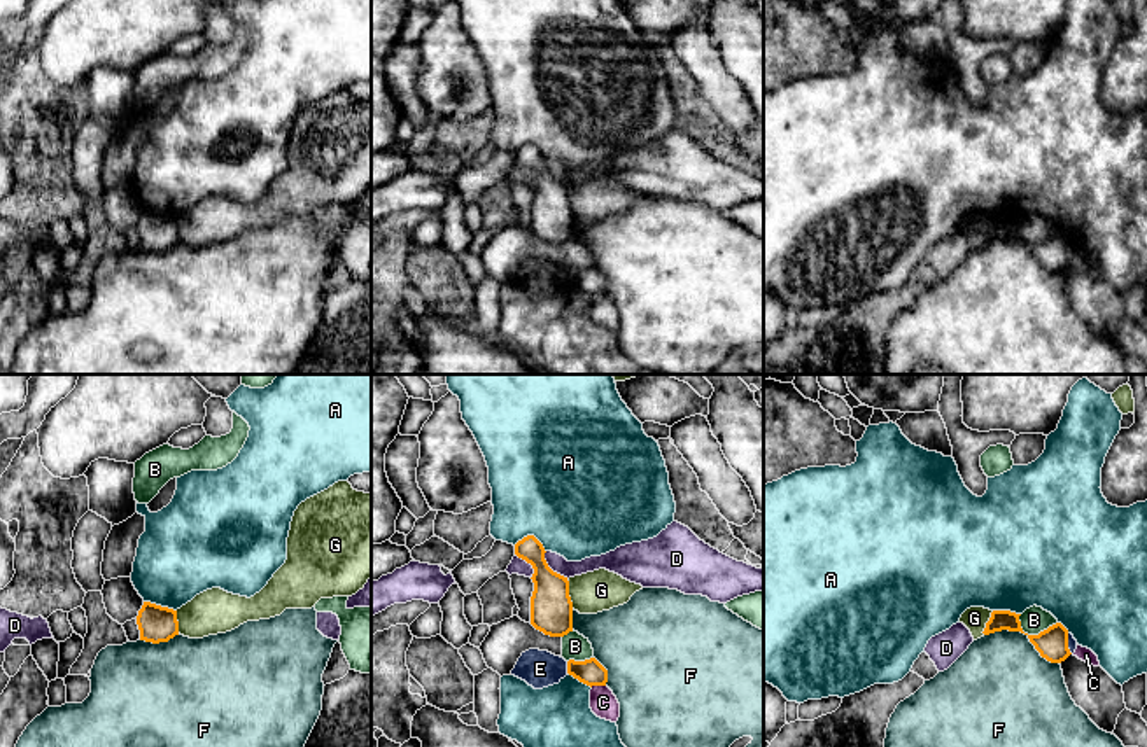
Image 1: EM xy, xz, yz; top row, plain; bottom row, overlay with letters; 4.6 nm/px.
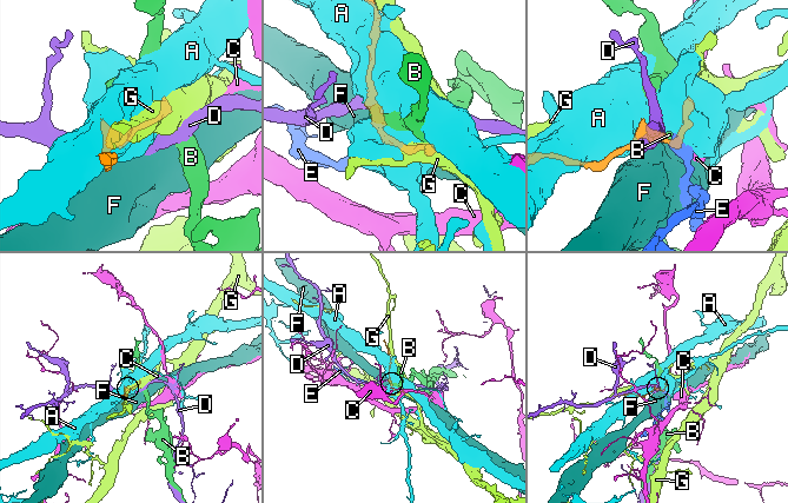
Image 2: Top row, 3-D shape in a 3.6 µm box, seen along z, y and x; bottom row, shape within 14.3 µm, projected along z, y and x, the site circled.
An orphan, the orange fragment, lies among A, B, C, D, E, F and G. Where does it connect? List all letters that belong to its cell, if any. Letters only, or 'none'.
G

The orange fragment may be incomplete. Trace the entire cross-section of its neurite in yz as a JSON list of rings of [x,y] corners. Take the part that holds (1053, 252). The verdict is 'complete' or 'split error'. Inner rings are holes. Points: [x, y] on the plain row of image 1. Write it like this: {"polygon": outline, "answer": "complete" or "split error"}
{"polygon": [[[1056,231],[1038,243],[1028,243],[1030,250],[1051,271],[1065,269],[1072,261],[1068,257],[1068,238]]], "answer": "complete"}

